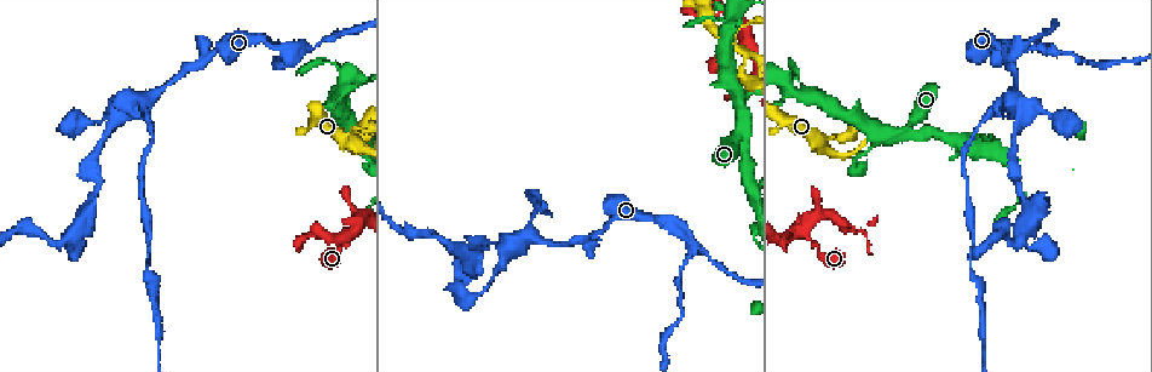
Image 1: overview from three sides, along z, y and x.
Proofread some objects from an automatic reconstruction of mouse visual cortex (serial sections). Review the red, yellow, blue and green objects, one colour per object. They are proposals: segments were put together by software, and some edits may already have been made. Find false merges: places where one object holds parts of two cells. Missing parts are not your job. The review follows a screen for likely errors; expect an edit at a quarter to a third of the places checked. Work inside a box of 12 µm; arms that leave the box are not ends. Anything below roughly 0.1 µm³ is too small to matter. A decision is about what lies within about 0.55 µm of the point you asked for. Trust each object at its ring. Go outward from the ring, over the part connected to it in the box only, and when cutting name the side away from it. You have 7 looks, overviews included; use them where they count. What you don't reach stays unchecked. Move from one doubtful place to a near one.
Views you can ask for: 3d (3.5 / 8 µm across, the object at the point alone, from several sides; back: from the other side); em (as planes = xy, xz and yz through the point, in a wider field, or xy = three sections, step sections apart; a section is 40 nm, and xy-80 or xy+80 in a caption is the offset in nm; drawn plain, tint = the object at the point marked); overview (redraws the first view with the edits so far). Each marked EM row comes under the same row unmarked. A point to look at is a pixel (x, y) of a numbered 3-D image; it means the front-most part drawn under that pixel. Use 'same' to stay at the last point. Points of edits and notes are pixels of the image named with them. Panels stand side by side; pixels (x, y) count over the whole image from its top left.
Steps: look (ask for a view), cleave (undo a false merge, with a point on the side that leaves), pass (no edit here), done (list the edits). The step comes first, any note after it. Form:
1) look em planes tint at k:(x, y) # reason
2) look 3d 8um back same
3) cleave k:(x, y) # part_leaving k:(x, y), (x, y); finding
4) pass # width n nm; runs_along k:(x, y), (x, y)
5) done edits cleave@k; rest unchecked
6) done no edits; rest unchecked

look em xy step 3 tint at 1:(741, 52) # sharp bend

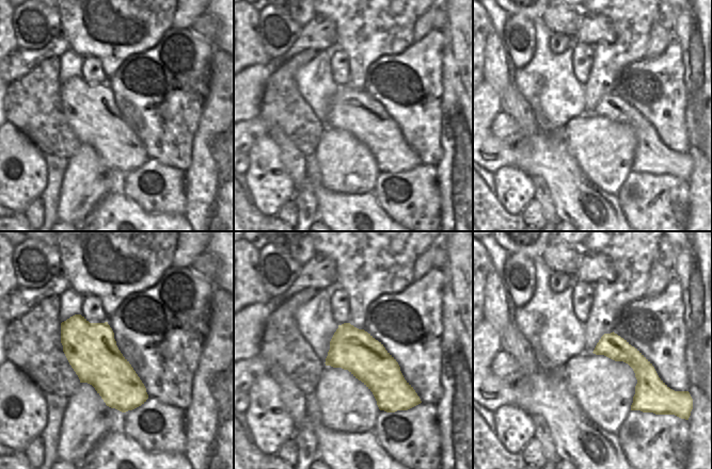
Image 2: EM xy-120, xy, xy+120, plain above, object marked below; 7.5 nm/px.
look 3d 3.5um same

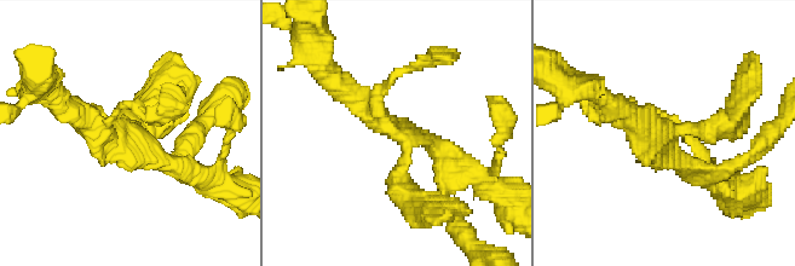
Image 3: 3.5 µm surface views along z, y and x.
pass # arm_widths 250, 250, 350 nm; runs_along 3:(336, 81), (407, 140), (407, 192); all the same cell

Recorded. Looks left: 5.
look 3d 3.5um at 1:(805, 233)

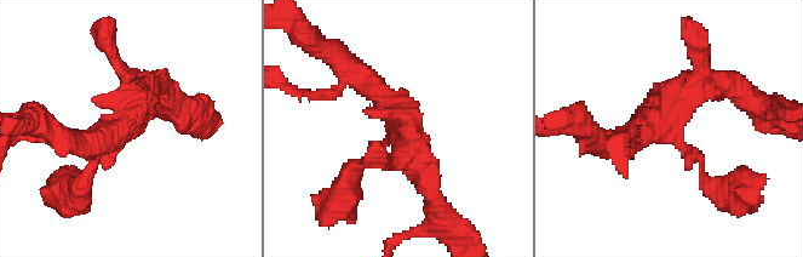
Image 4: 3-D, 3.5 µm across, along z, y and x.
look em xy step 2 tint at 4:(124, 122) # shape alone is not enough

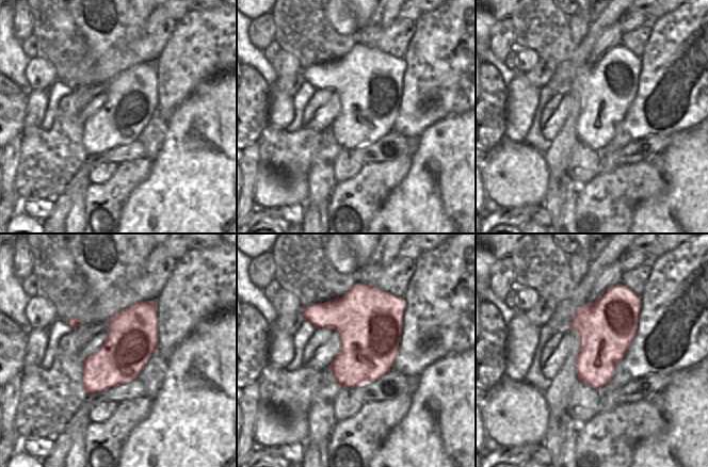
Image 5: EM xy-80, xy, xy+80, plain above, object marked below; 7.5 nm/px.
look em xy step 3 tint same # another direction

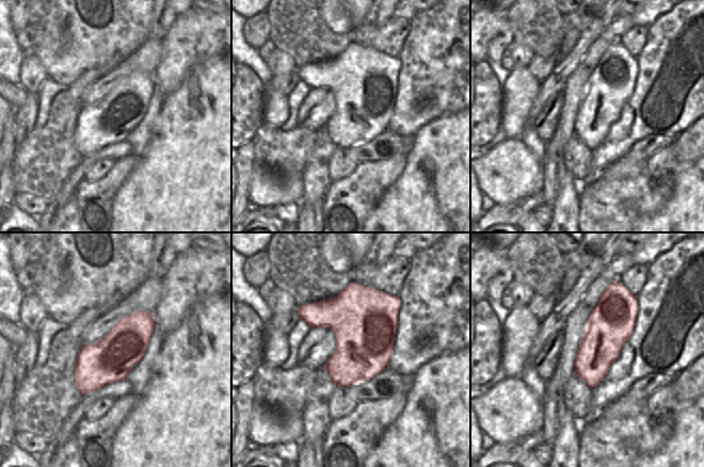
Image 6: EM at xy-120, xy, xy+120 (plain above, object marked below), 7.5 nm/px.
pass # one cell here

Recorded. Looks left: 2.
look 3d 3.5um at 1:(690, 240) # side arm on a straight run

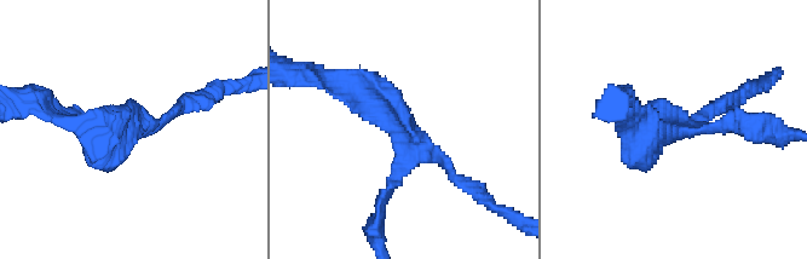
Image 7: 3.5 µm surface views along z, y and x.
look em xy step 1 tint at 7:(406, 136) # shape alone is not enough

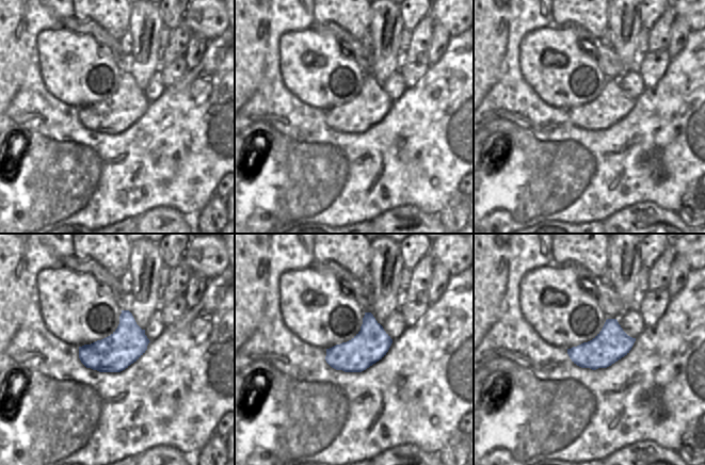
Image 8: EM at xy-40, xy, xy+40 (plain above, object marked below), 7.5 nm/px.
pass # runs_along 7:(353, 82), (405, 131), (380, 208); continuous, no second cell

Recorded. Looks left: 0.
done no edits; rest unchecked

